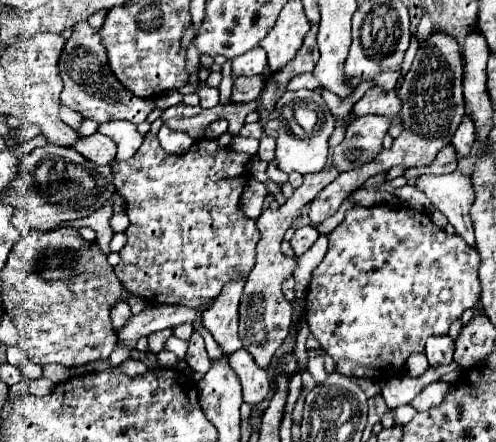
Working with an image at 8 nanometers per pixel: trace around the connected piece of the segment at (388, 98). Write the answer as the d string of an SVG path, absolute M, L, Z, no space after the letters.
M370 88L352 108L354 116L364 116L364 114L378 114L390 118L390 128L388 134L400 134L402 122L398 118L400 112L400 98L396 90L388 90L380 94L376 88Z

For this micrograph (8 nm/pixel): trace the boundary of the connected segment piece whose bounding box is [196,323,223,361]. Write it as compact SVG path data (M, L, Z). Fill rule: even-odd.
M199 323L198 327L196 328L196 332L198 332L203 337L207 353L211 360L219 360L222 357L223 351L215 342L209 331L204 328L202 323Z

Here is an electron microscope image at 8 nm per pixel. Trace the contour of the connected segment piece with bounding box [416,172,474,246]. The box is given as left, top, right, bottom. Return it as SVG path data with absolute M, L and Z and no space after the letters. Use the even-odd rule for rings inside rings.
M460 172L452 174L424 174L416 178L416 188L428 196L434 208L438 208L448 222L456 228L456 234L466 240L466 244L474 246L474 230L468 214L468 206L472 206L472 182L468 176Z

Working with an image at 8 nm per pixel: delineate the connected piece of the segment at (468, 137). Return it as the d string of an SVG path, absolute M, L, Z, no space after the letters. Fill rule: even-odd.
M464 116L464 120L460 122L454 138L452 138L452 146L458 154L458 158L466 158L472 150L472 144L474 144L474 126L472 126L472 120L468 116Z

